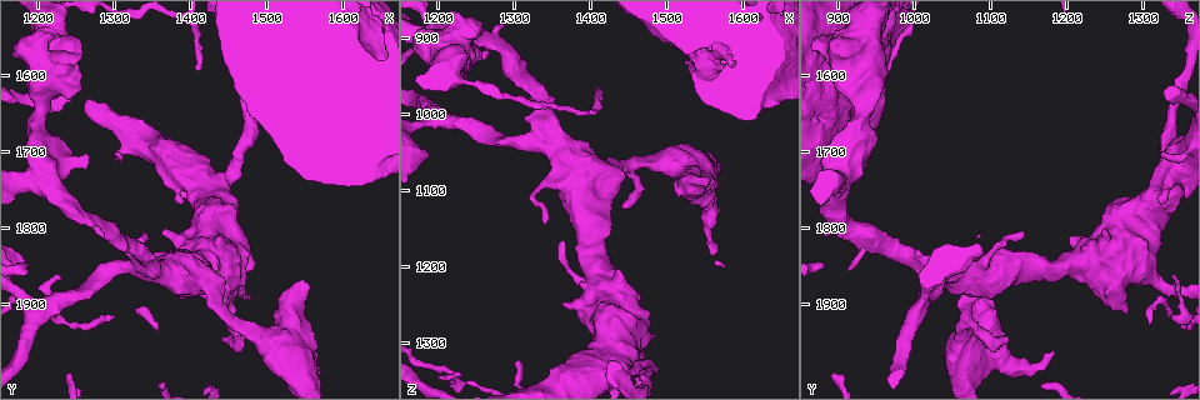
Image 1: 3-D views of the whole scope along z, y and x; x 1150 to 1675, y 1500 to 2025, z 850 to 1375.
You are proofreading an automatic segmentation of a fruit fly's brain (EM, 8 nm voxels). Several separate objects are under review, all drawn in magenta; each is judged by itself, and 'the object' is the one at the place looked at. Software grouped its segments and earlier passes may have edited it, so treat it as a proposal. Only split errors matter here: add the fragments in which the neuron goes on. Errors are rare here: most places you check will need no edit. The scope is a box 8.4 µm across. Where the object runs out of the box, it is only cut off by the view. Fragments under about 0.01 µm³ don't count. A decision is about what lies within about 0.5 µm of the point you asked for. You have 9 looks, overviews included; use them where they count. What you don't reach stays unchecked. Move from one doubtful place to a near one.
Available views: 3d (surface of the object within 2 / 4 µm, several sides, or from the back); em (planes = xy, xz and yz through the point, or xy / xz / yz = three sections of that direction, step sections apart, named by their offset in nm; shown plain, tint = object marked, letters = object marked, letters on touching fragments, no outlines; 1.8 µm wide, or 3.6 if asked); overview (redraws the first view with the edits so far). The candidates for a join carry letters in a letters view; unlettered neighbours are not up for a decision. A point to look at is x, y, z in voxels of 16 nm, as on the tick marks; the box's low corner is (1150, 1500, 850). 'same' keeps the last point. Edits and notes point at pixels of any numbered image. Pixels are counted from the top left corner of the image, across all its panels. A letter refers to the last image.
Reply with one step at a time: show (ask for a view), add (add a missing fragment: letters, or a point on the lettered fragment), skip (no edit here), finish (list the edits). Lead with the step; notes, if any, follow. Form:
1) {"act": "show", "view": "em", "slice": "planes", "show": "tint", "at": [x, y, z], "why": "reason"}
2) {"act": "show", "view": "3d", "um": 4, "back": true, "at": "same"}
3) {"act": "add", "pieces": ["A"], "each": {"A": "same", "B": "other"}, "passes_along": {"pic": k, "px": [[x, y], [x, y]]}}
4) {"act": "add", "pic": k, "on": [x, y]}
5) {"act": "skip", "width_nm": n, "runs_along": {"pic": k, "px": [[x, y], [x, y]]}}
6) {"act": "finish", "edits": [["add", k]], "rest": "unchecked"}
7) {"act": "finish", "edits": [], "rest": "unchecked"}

{"act": "show", "view": "3d", "um": 2, "at": [1410, 1595, 965], "why": "end of a long branch"}

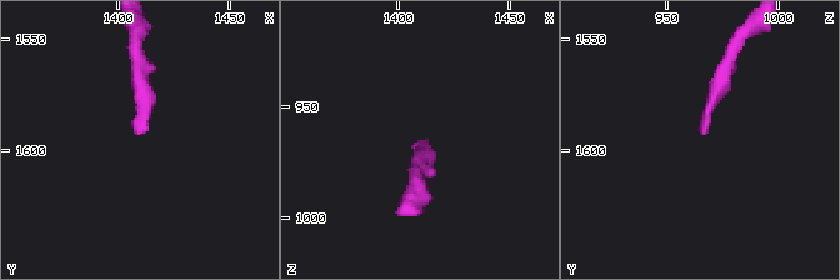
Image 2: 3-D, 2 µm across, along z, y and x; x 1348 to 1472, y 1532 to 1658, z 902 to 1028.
{"act": "show", "view": "em", "slice": "xy", "step": 8, "show": "letters", "at": [1409, 1592, 966]}

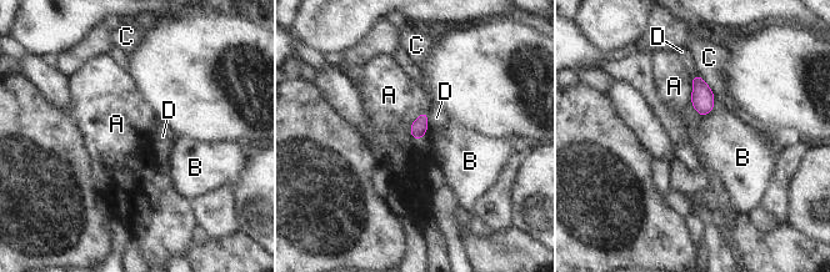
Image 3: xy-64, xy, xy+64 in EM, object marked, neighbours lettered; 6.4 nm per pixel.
{"act": "show", "view": "em", "slice": "planes", "show": "letters", "at": "same"}

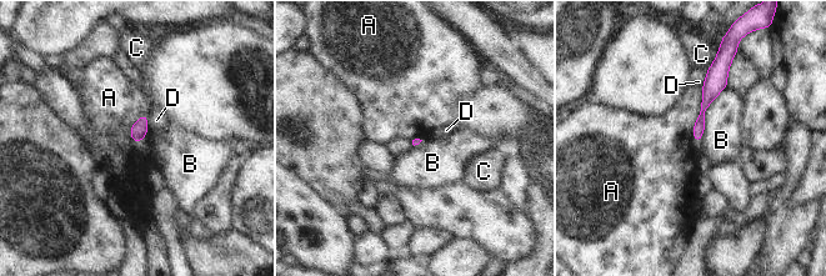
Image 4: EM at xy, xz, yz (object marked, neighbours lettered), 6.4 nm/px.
{"act": "skip", "each": {"A": "other", "B": "other", "C": "other", "D": "other"}, "border": {"pic": 4, "px": [[702, 86], [695, 142]]}, "found": "no lettered fragment goes on from it"}

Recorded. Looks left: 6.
{"act": "show", "view": "3d", "um": 2, "back": true, "at": [1440, 1950, 1120], "why": "branch stops here"}

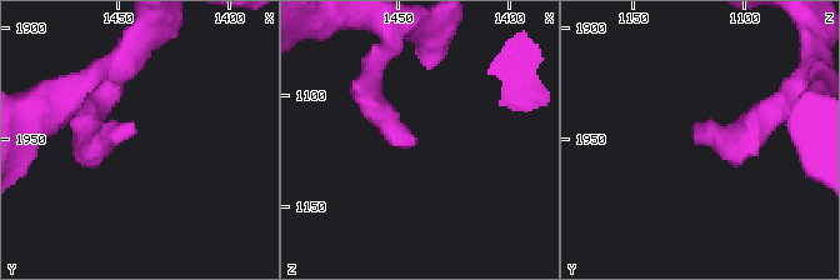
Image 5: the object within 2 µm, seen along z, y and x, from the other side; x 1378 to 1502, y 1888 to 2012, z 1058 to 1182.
{"act": "show", "view": "em", "um": 3.6, "slice": "xz", "step": 4, "show": "letters", "at": [1442, 1948, 1121]}

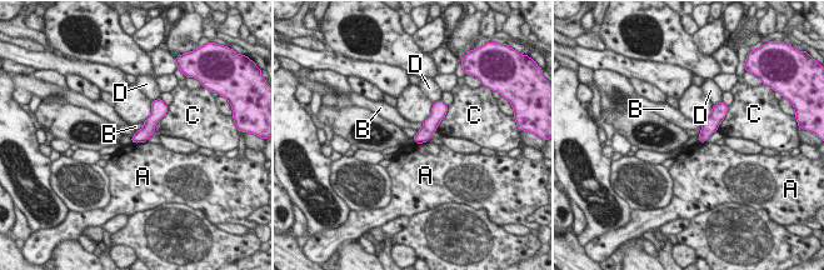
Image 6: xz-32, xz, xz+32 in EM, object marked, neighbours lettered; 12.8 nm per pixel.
{"act": "show", "view": "em", "um": 3.6, "slice": "planes", "show": "letters", "at": "same", "why": "another direction"}

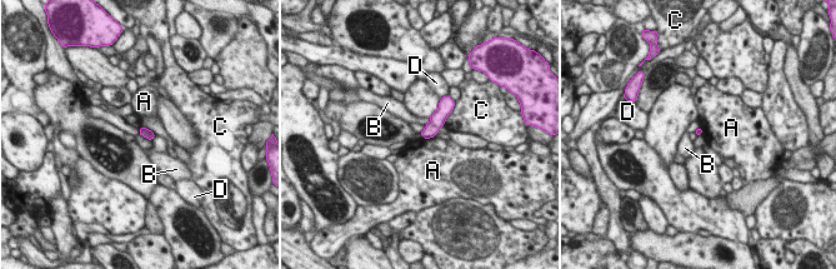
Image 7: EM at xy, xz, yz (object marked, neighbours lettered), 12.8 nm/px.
{"act": "skip", "each": {"A": "other", "B": "other", "C": "other", "D": "other"}, "found": "no lettered fragment goes on from it"}

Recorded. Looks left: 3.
{"act": "show", "view": "em", "slice": "planes", "show": "letters", "at": [1565, 1965, 1185], "why": "branch stops here"}

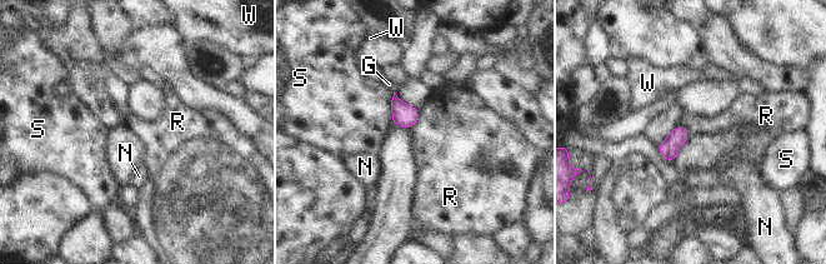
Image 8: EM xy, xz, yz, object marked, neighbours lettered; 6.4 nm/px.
{"act": "skip", "each": {"G": "other", "N": "other", "R": "other", "S": "other", "W": "other"}, "border": {"pic": 8, "px": [[419, 110], [419, 116], [411, 128]]}, "found": "no lettered fragment goes on from it"}

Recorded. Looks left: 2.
{"act": "show", "view": "em", "um": 3.6, "slice": "planes", "show": "letters", "at": [1385, 1745, 1325]}

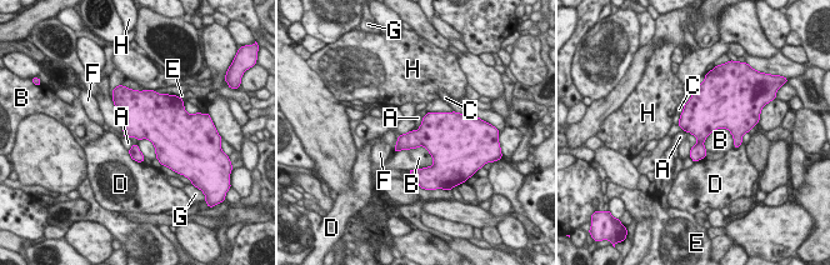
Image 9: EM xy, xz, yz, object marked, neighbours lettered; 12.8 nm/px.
{"act": "skip", "each": {"A": "other", "B": "other", "C": "other", "D": "other", "E": "other", "F": "other", "G": "other", "H": "other"}, "found": "no lettered fragment goes on from it"}

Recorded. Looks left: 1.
{"act": "finish", "edits": [], "rest": "unchecked"}

